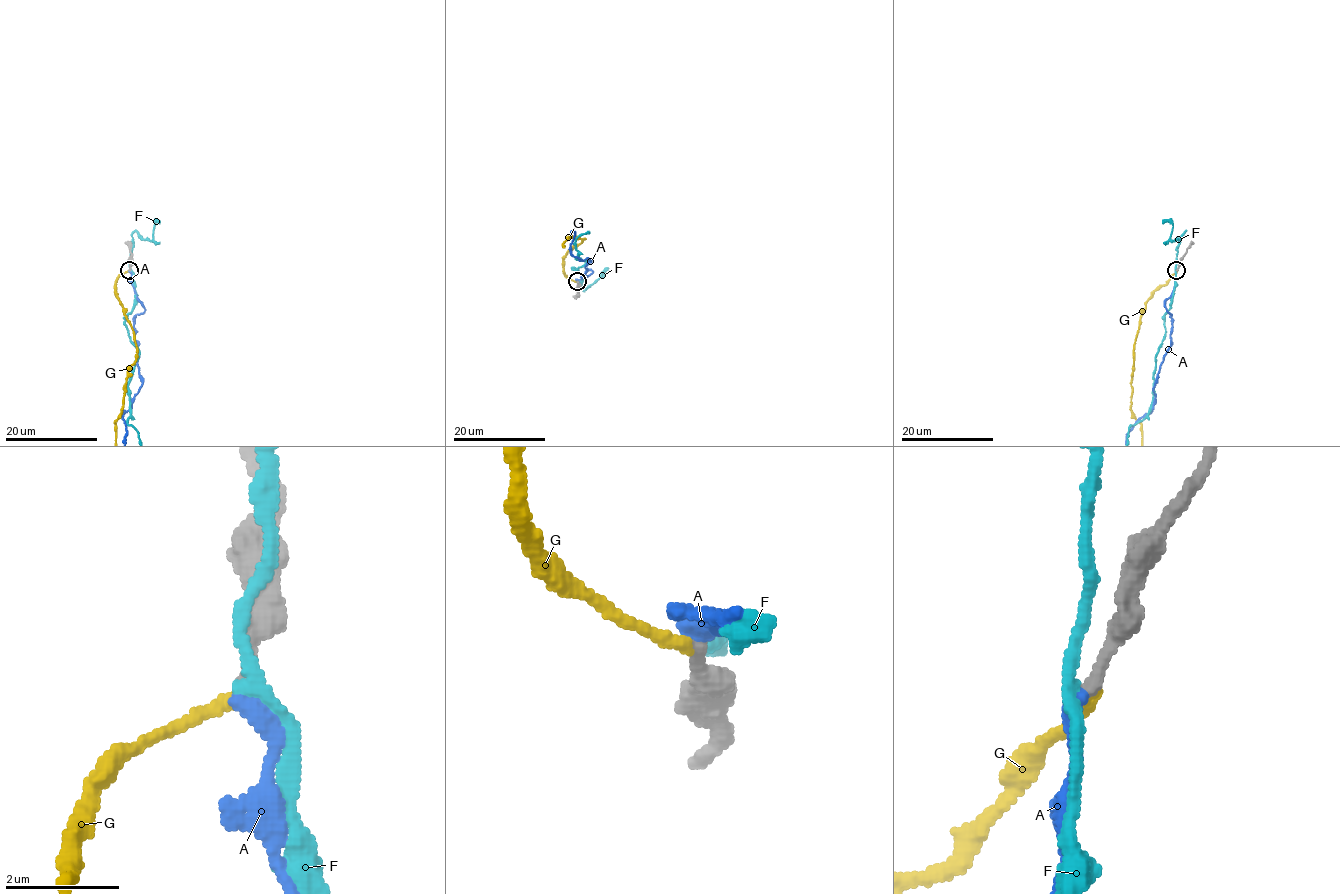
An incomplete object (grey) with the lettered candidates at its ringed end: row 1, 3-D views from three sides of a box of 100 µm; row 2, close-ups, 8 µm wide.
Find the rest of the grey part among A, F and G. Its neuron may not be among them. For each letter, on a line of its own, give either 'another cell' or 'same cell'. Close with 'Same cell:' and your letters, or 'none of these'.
A: same cell
F: another cell
G: another cell
Same cell: A

